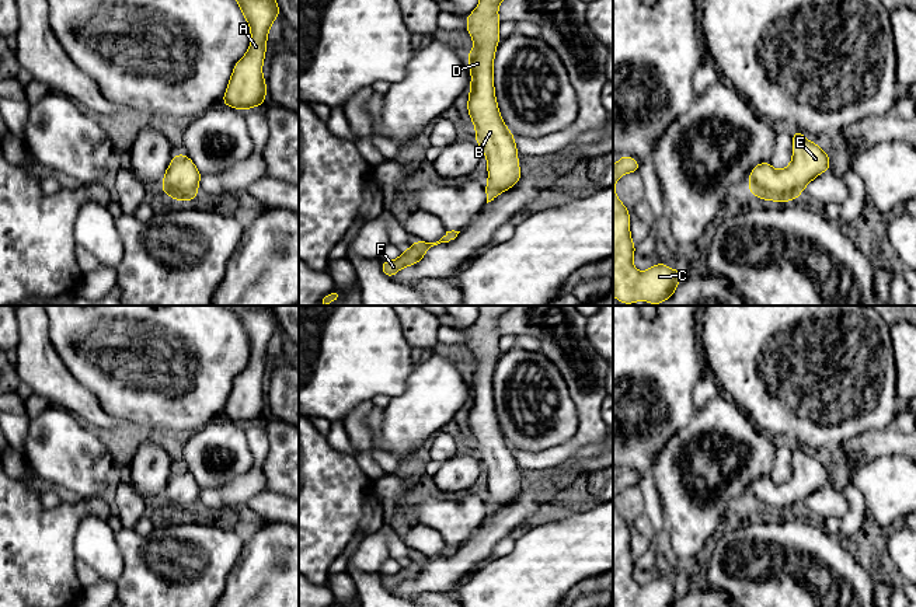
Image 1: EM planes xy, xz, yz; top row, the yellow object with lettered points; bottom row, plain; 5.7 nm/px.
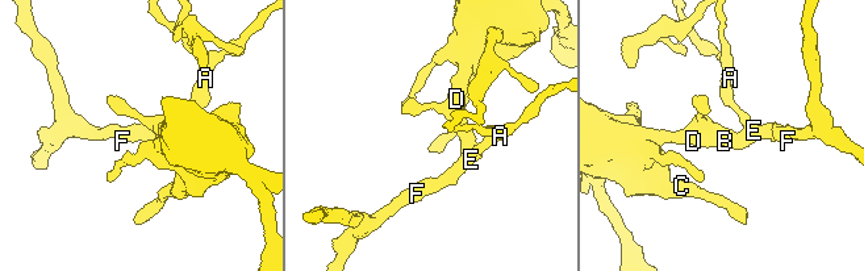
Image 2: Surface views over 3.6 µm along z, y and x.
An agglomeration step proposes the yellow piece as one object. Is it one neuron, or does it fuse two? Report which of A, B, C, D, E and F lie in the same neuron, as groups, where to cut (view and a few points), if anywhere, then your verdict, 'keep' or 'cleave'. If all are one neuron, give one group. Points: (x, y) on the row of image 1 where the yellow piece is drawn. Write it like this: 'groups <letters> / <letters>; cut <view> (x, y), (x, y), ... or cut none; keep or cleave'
groups A B C D E F; cut none; keep

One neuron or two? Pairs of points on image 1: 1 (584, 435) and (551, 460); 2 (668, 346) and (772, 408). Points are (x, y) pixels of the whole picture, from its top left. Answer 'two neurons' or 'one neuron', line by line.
1: one neuron
2: two neurons

